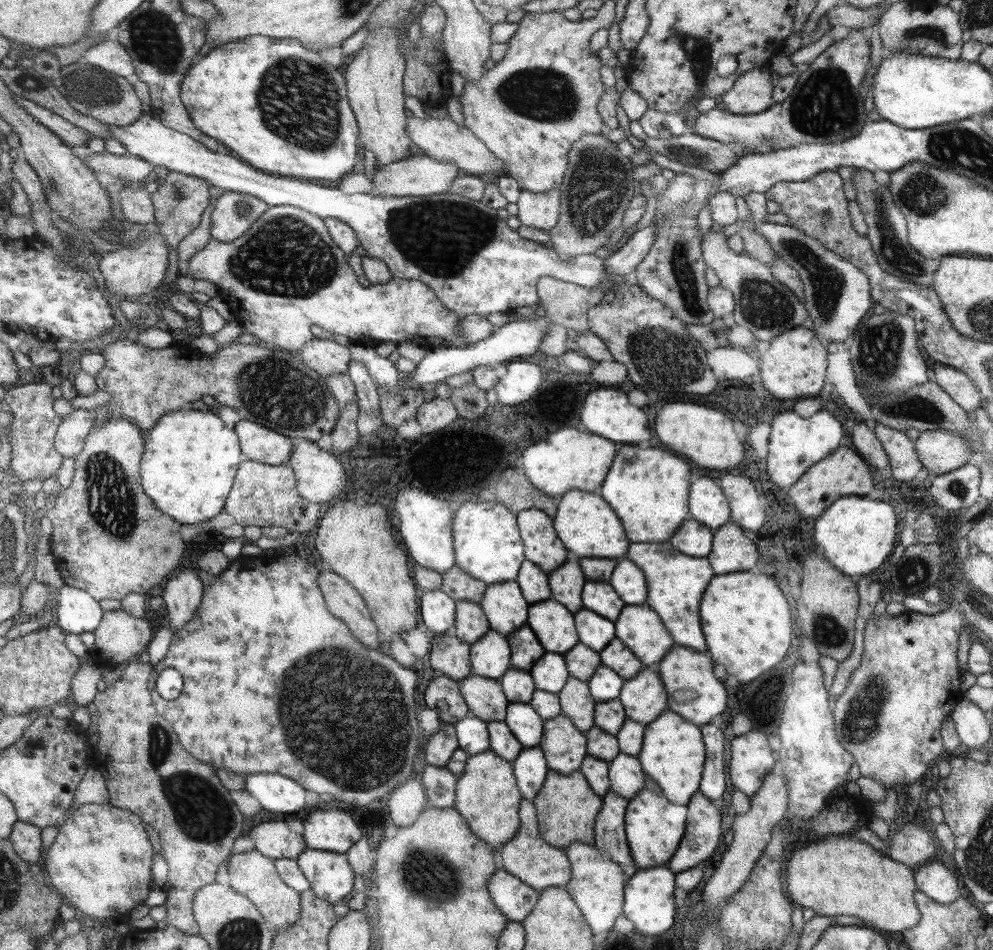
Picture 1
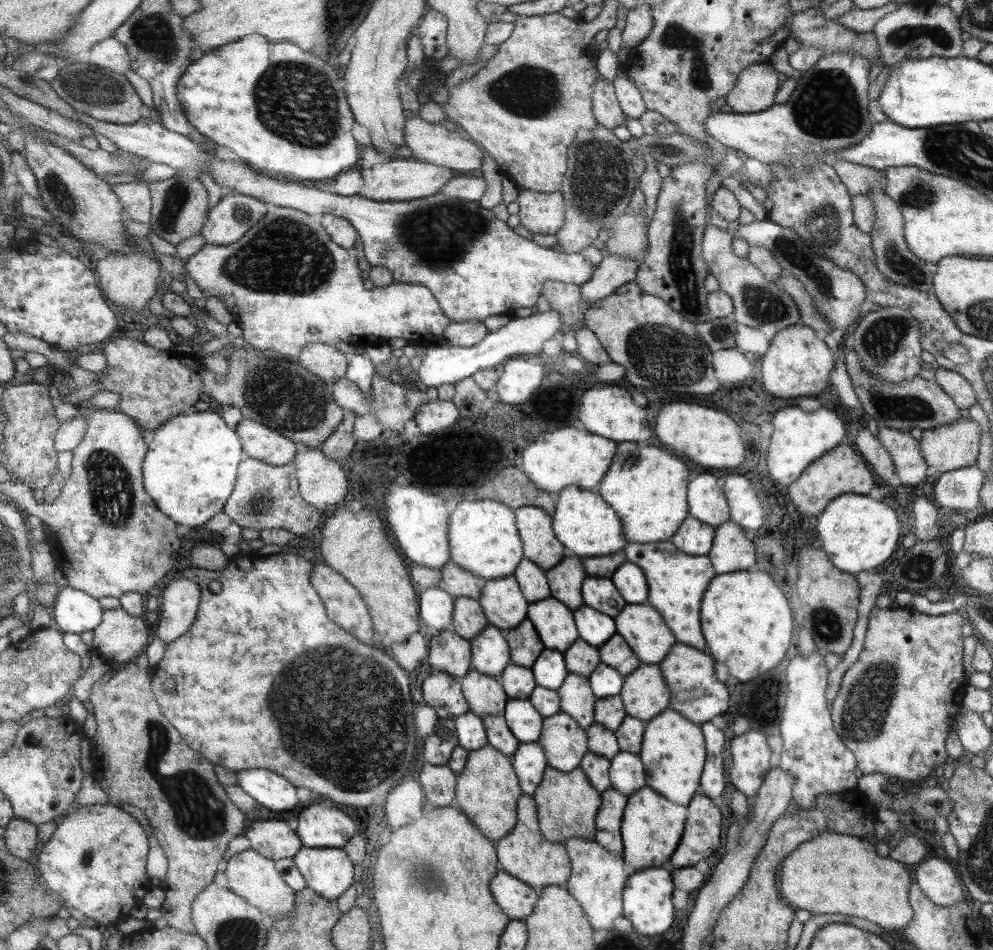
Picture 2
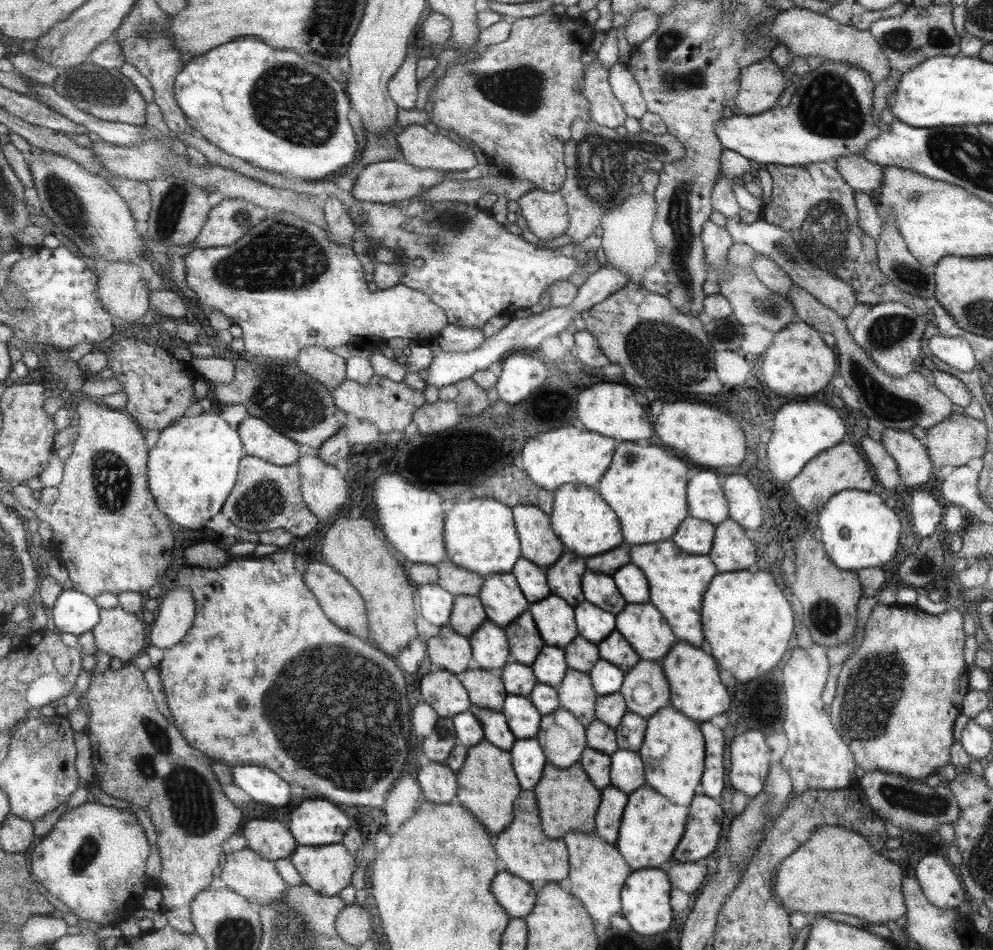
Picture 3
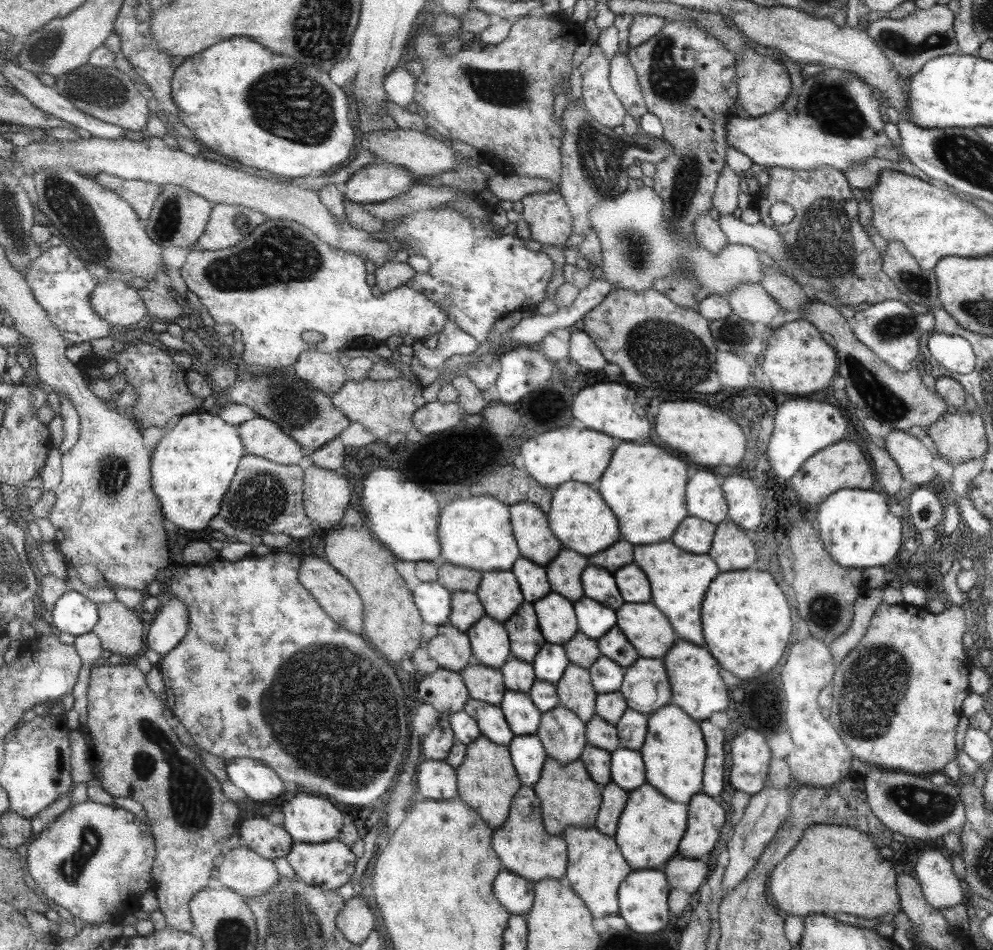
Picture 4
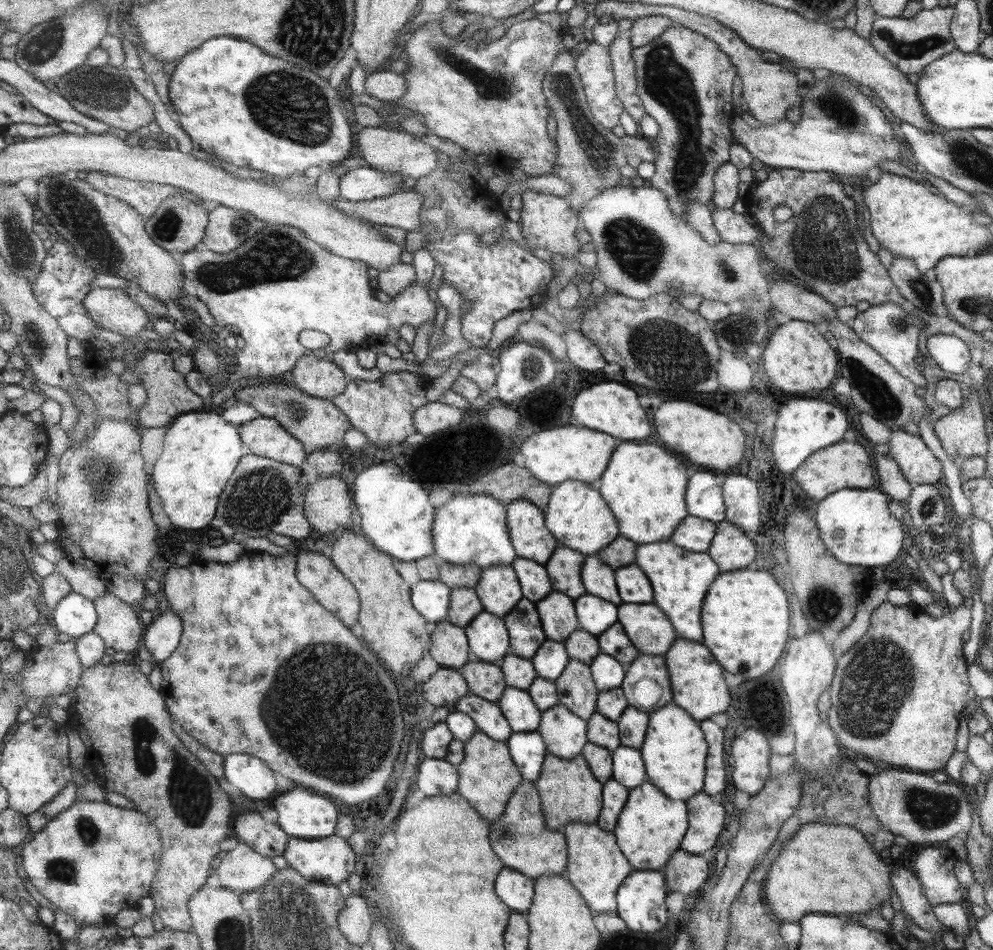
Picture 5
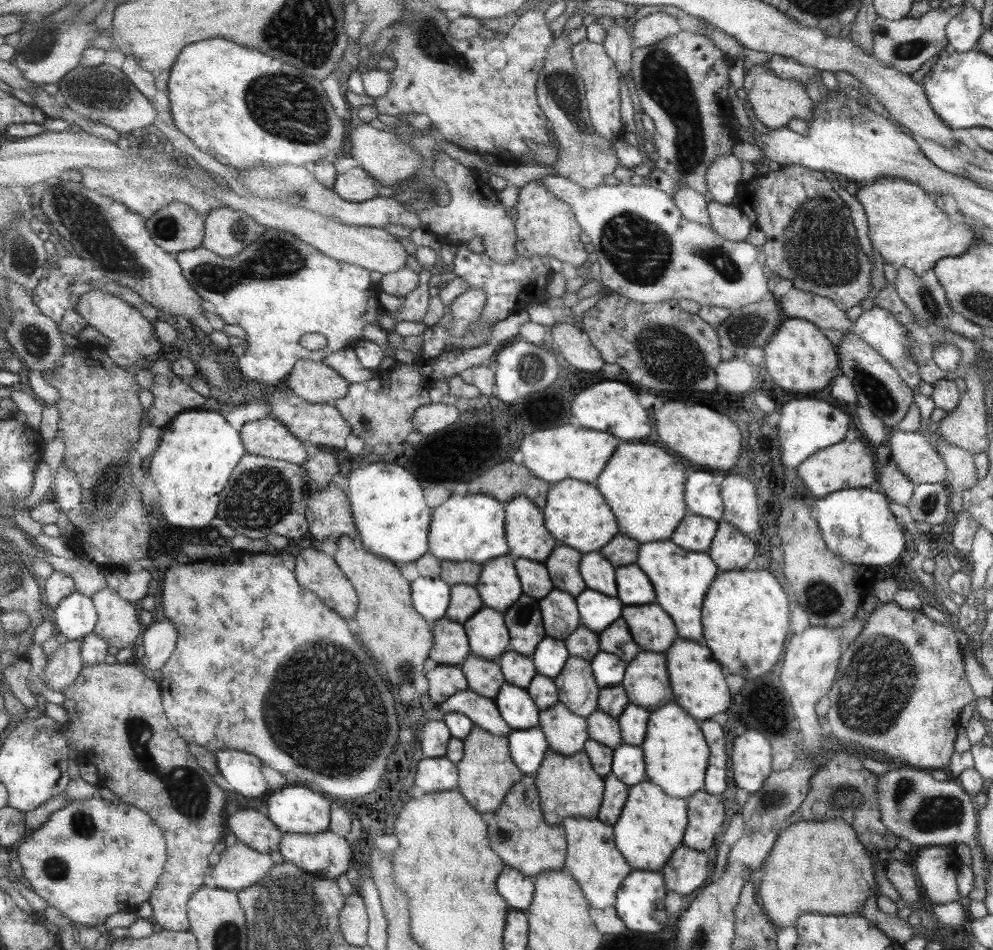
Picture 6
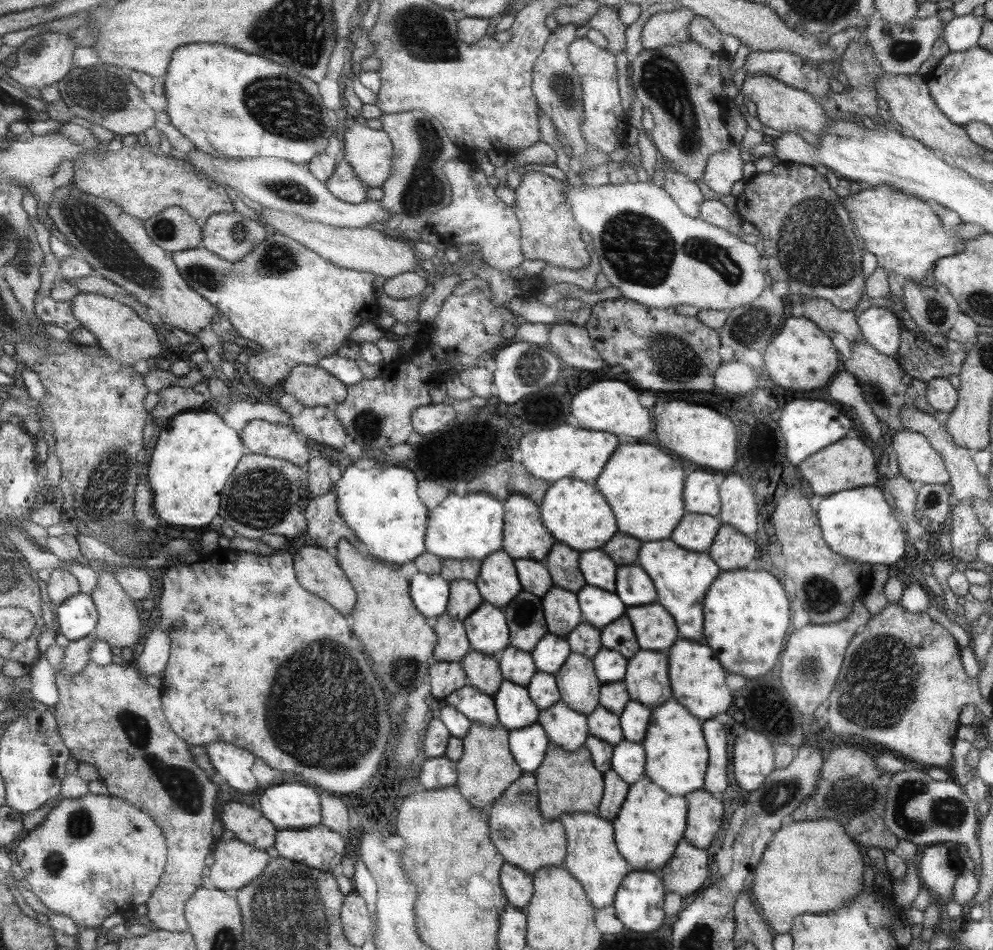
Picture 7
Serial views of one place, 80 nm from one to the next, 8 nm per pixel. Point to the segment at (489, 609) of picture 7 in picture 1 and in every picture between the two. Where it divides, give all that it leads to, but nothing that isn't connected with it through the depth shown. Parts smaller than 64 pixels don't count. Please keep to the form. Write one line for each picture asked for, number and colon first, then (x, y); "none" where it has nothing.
1: (492, 656)
2: (492, 654)
3: (490, 644)
4: (491, 645)
5: (489, 637)
6: (488, 631)

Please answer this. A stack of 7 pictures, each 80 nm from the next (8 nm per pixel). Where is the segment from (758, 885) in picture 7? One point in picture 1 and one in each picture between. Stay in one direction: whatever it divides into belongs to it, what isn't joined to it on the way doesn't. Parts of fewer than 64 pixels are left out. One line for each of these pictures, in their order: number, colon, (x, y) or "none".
1: (838, 875)
2: (832, 873)
3: (835, 870)
4: (832, 868)
5: (830, 869)
6: (814, 867)

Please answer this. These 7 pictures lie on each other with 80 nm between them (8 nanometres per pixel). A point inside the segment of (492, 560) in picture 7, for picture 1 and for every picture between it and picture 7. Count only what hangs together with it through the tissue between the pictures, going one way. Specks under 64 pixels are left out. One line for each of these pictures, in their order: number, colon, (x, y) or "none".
1: (507, 609)
2: (503, 600)
3: (504, 599)
4: (500, 591)
5: (500, 590)
6: (500, 586)

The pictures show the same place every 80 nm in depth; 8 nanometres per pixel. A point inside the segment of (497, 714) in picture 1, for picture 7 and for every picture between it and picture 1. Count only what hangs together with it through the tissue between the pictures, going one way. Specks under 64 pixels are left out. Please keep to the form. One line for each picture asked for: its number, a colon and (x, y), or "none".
2: (486, 694)
3: (486, 688)
4: (485, 683)
5: (485, 679)
6: (486, 677)
7: (484, 672)

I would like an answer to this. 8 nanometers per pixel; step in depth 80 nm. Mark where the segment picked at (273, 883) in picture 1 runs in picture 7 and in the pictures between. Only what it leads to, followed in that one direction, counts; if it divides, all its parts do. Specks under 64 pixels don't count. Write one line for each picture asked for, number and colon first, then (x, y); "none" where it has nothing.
2: (251, 875)
3: (245, 871)
4: (244, 871)
5: (242, 869)
6: (240, 866)
7: (237, 863)

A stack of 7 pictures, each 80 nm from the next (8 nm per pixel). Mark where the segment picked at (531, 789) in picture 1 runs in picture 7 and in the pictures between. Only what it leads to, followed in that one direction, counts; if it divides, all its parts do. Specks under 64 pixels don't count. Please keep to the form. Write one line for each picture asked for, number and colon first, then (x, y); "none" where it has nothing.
2: (530, 762)
3: (528, 757)
4: (528, 755)
5: (528, 749)
6: (528, 747)
7: (528, 744)

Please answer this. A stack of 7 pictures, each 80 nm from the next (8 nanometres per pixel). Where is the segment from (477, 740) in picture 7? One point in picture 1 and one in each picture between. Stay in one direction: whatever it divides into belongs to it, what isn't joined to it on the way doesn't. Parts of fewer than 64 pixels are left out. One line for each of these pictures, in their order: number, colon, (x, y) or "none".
1: (488, 795)
2: (488, 791)
3: (489, 786)
4: (488, 780)
5: (489, 776)
6: (488, 772)

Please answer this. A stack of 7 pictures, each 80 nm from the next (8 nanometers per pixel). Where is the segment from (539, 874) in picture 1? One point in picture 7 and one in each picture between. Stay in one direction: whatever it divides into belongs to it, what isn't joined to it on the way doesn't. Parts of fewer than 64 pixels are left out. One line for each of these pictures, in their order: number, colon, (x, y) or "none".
2: (525, 852)
3: (524, 850)
4: (524, 847)
5: (520, 837)
6: (521, 837)
7: (522, 834)

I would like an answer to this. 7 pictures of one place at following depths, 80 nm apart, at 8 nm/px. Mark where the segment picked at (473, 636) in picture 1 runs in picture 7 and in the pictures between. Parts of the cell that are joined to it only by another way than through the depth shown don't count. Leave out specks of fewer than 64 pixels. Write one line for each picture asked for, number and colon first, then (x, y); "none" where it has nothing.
2: (469, 619)
3: (469, 613)
4: (467, 609)
5: (466, 604)
6: (466, 601)
7: (465, 596)

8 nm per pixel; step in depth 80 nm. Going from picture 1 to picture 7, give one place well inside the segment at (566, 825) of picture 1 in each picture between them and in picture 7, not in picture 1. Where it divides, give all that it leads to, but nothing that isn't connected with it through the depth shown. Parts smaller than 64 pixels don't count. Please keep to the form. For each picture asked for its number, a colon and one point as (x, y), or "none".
2: (567, 805)
3: (568, 801)
4: (569, 798)
5: (569, 792)
6: (569, 787)
7: (568, 782)

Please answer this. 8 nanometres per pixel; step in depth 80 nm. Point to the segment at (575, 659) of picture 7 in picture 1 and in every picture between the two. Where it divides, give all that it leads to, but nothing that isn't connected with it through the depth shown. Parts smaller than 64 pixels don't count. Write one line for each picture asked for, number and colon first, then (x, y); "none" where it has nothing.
1: (576, 701)
2: (577, 699)
3: (576, 693)
4: (575, 689)
5: (574, 686)
6: (575, 685)

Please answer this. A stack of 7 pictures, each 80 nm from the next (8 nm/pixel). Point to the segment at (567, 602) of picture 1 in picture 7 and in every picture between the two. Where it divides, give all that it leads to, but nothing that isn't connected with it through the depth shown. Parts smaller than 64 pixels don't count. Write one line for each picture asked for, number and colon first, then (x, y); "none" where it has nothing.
2: (566, 579)
3: (564, 577)
4: (564, 573)
5: (564, 567)
6: (563, 564)
7: (563, 562)

